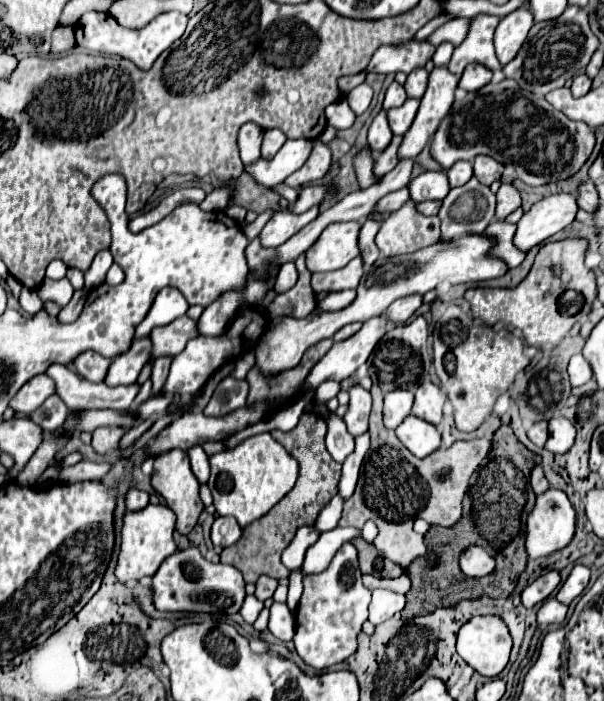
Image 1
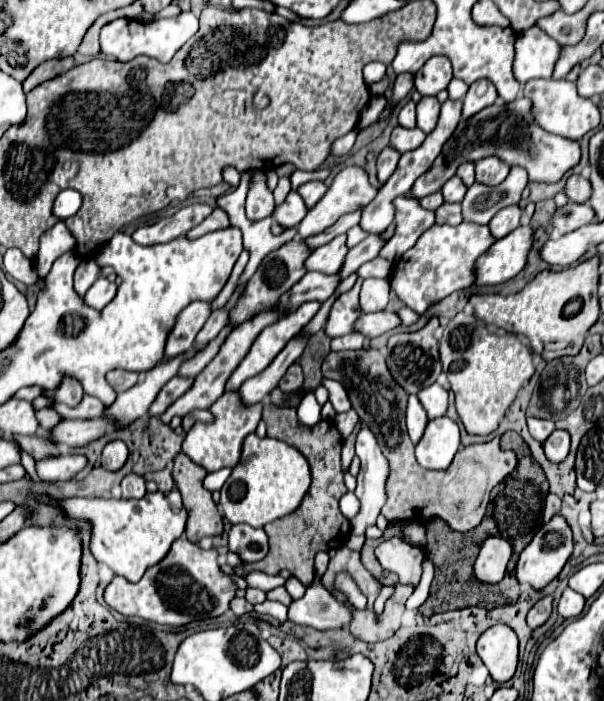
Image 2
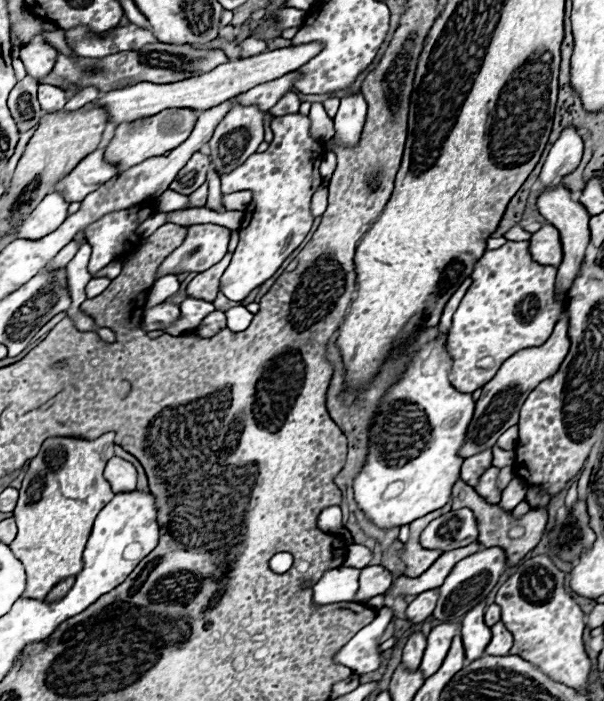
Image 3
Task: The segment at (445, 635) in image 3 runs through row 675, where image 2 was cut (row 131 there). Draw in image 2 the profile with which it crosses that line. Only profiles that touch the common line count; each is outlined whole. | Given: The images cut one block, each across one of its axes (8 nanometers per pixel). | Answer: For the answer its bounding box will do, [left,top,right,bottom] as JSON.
[416,98,440,134]

